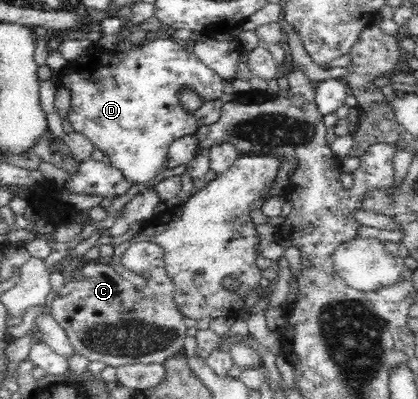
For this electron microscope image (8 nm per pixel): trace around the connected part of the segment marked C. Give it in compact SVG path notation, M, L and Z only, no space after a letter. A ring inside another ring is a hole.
M138 241L122 253L120 262L124 268L147 279L144 288L136 288L126 281L110 264L102 264L98 260L85 260L78 273L86 279L64 281L62 291L48 301L51 315L67 333L74 351L90 361L102 361L116 368L133 363L163 364L169 357L183 351L184 339L188 337L188 327L184 322L185 317L179 312L179 307L174 305L174 301L170 301L170 289L174 287L170 285L170 276L166 277L166 269L162 269L162 251L154 242Z

